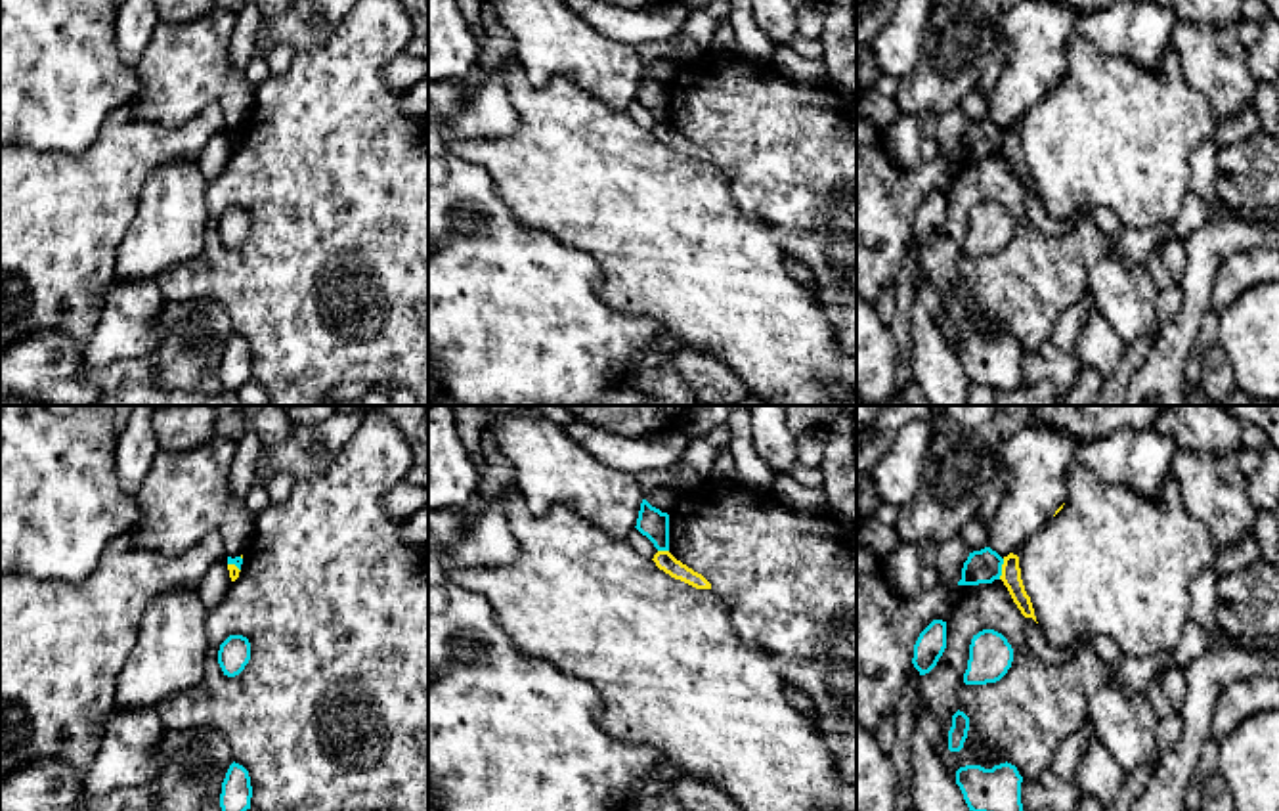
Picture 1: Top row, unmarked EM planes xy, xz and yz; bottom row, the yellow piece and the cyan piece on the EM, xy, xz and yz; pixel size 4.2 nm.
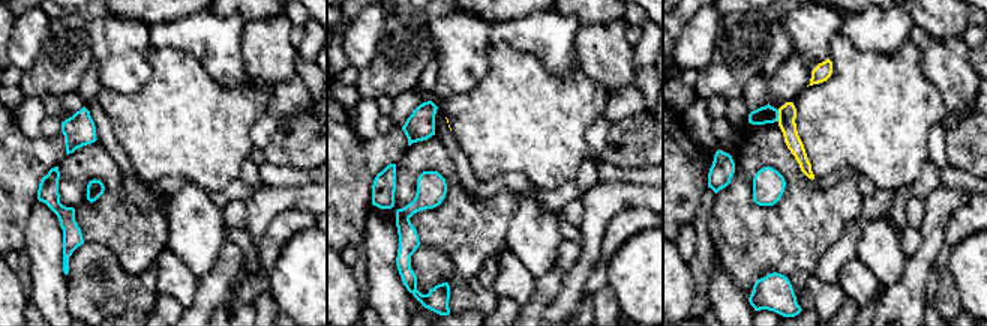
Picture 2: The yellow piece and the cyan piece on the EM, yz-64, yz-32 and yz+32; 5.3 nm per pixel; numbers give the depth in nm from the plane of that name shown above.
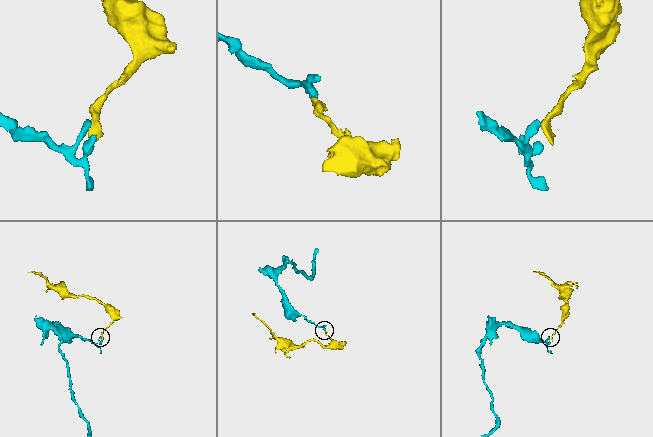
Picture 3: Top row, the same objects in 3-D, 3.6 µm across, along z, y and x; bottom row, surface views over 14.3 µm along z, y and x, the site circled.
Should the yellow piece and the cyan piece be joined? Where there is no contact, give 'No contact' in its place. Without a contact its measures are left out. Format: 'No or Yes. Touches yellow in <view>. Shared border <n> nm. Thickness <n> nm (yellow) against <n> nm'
No. Touches yellow in yz. Shared border 90 nm. Thickness 80 nm (yellow) against 140 nm

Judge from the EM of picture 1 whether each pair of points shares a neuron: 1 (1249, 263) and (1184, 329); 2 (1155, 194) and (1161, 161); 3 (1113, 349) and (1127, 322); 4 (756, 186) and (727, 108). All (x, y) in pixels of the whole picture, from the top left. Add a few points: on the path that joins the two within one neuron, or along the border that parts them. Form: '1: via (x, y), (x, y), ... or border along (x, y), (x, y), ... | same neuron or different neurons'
1: border along (1226, 261), (1214, 276), (1209, 308) | different neurons
2: via (1155, 186), (1155, 169) | same neuron
3: border along (1096, 312), (1127, 343) | different neurons
4: via (756, 167), (756, 136), (746, 127) | same neuron

